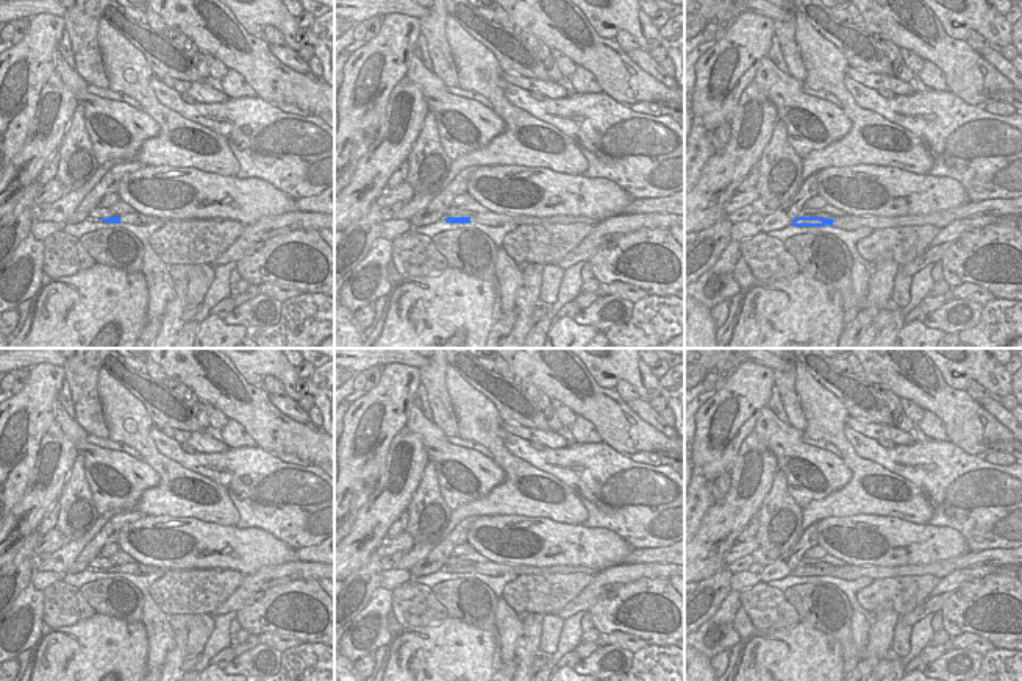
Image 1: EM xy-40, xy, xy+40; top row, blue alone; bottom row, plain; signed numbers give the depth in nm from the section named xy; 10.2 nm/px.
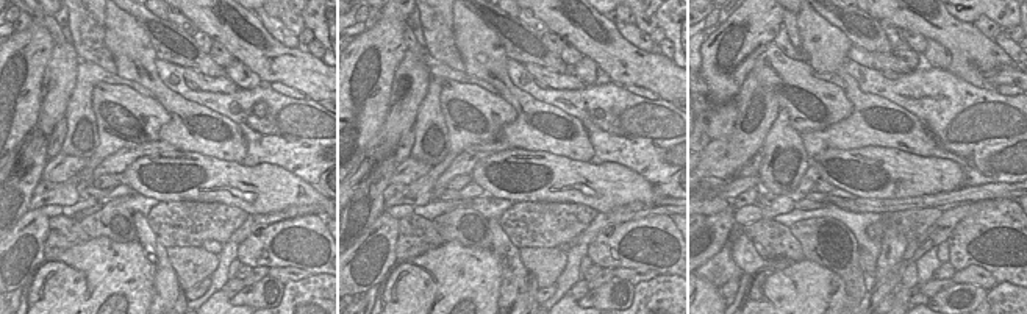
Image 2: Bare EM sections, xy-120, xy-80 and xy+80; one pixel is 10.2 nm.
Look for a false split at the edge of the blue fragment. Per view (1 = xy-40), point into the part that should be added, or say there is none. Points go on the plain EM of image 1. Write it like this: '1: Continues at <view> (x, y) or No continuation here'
1: Continues at xy-40 (138, 569).

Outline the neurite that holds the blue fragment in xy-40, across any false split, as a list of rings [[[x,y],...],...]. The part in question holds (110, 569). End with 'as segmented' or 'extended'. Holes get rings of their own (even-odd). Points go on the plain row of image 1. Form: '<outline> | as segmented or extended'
[[[139,562],[134,564],[123,564],[123,565],[113,565],[108,569],[100,569],[102,572],[108,572],[108,573],[131,573],[131,575],[138,575],[138,576],[145,576],[150,575],[156,570],[156,567],[148,567],[148,565],[142,565]]] | extended

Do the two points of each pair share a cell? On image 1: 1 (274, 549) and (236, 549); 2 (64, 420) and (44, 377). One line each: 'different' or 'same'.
1: same
2: different

